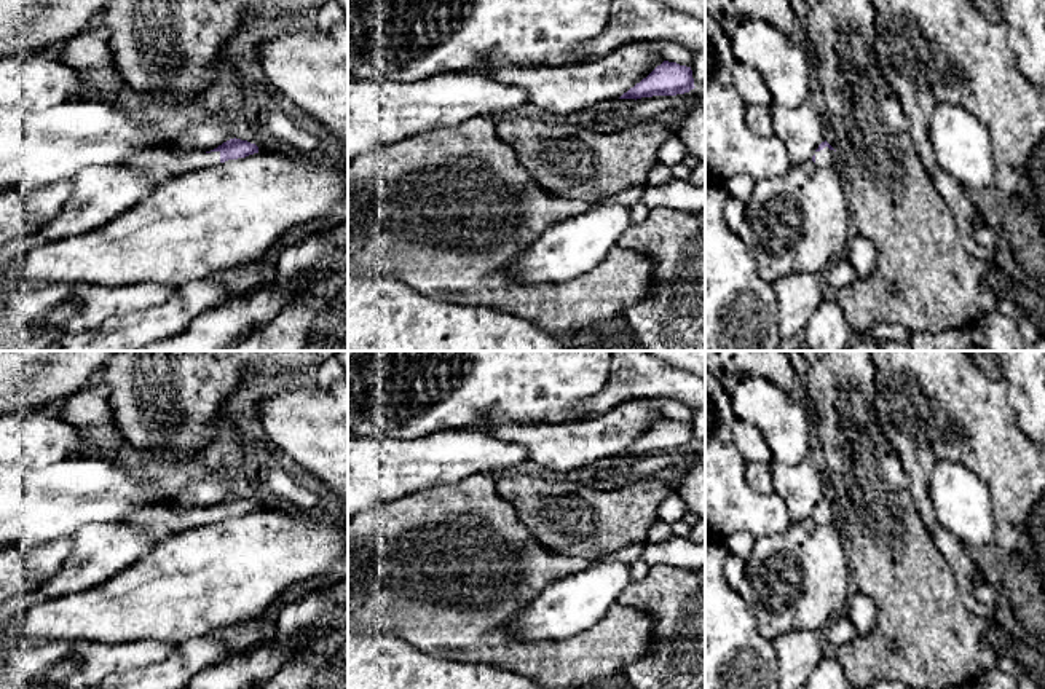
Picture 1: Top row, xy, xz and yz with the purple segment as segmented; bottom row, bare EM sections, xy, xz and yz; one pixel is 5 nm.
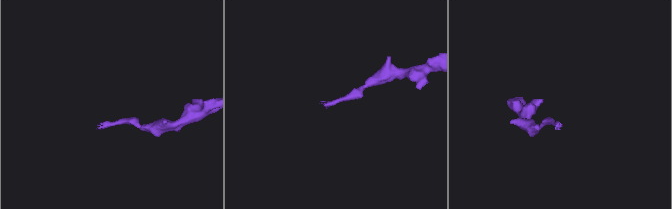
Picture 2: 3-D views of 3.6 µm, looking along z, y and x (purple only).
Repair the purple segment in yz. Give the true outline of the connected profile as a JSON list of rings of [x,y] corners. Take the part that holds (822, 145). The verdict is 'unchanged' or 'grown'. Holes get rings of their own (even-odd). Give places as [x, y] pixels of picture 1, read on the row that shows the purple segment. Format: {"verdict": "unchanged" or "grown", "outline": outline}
{"verdict": "grown", "outline": [[[826,140],[818,145],[812,161],[818,166],[839,166],[836,150]]]}

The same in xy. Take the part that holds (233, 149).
{"verdict": "grown", "outline": [[[235,137],[211,152],[177,158],[175,155],[169,153],[169,144],[164,142],[152,150],[145,150],[128,158],[121,164],[144,169],[150,172],[155,180],[164,183],[175,175],[215,166],[228,159],[246,158],[254,153],[258,153],[258,147],[255,144]]]}

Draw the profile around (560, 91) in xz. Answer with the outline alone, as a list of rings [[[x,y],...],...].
[[[637,41],[576,65],[499,65],[487,75],[526,89],[528,102],[550,116],[573,116],[598,102],[619,99],[664,61],[654,41]]]

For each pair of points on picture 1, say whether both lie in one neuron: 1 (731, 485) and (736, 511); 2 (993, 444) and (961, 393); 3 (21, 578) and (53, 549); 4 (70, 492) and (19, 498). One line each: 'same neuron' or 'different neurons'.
1: same neuron
2: same neuron
3: same neuron
4: same neuron

